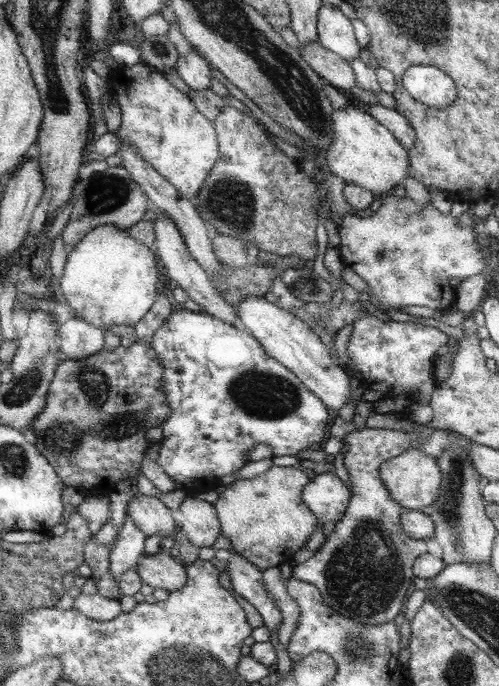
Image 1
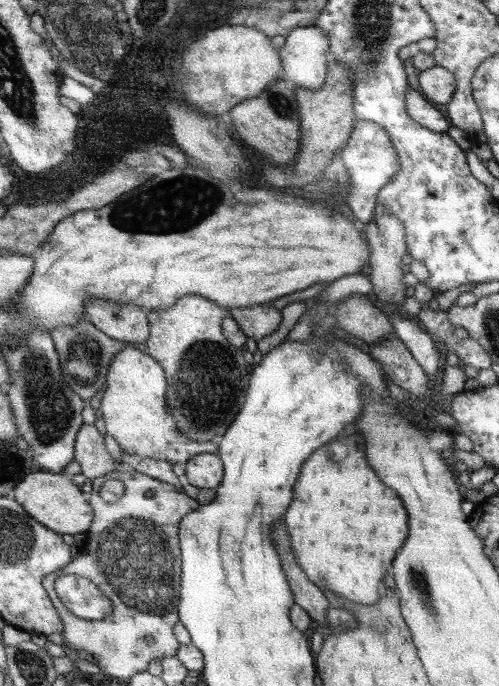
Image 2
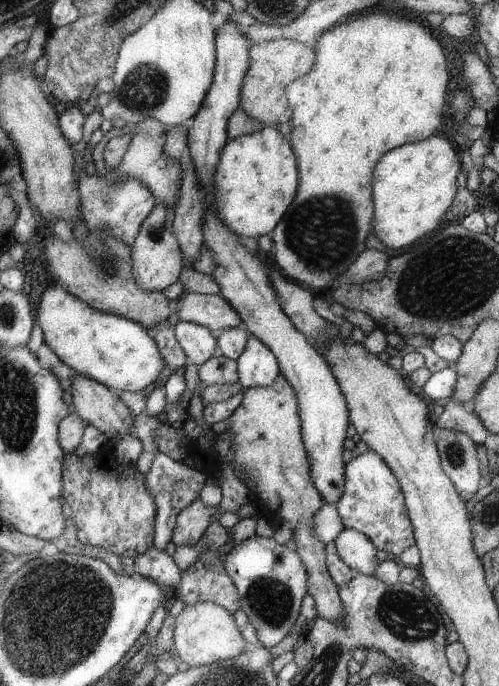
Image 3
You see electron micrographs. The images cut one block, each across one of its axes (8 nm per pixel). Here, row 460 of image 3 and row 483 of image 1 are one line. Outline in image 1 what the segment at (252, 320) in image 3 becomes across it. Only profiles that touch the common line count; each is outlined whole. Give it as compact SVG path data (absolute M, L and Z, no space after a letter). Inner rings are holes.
M321 472L311 478L311 484L303 490L301 498L321 524L339 522L343 518L343 510L347 510L345 506L349 506L347 500L351 500L349 490L339 478Z

